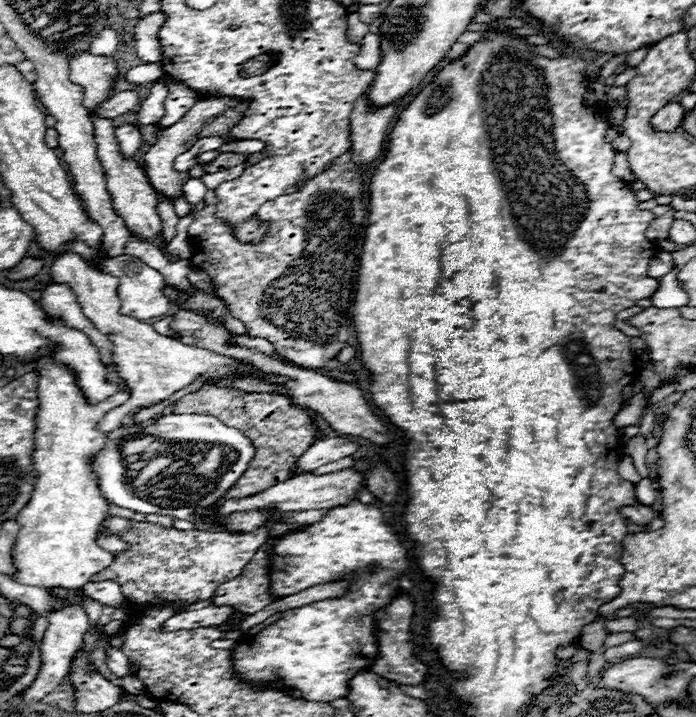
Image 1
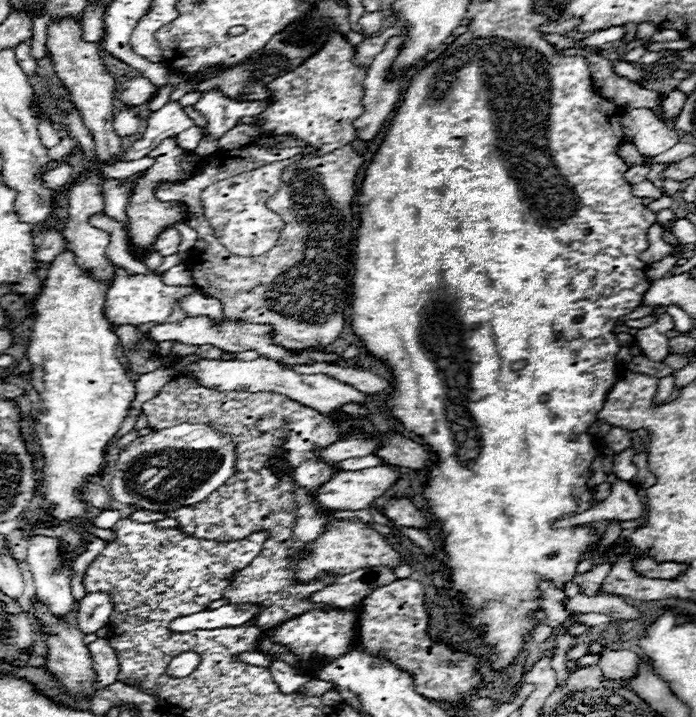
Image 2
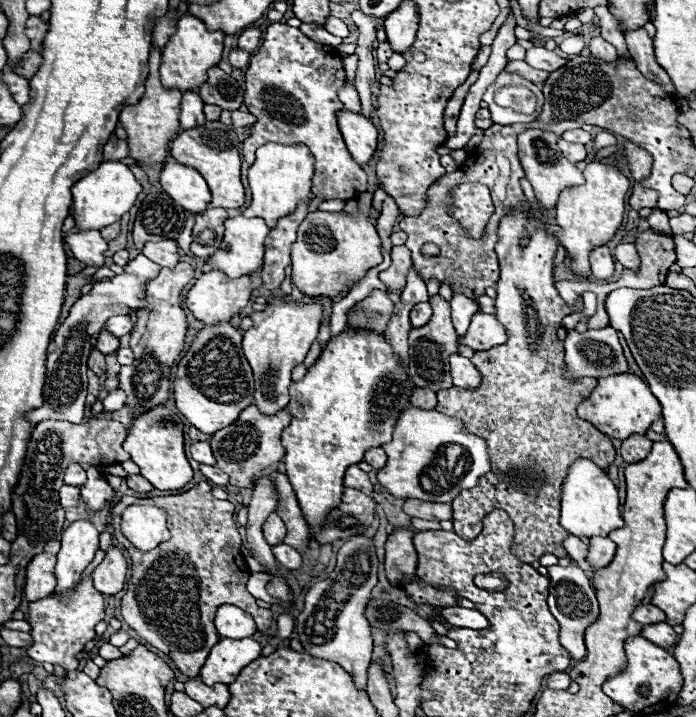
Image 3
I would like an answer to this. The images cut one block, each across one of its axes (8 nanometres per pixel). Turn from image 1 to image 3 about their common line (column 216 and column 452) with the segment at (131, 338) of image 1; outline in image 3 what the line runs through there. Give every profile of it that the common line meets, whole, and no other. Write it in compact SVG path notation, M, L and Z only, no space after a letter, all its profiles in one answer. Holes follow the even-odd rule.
M452 354L450 356L450 374L454 378L454 386L460 386L464 390L474 390L480 386L480 372L476 370L476 366L460 356L460 354Z

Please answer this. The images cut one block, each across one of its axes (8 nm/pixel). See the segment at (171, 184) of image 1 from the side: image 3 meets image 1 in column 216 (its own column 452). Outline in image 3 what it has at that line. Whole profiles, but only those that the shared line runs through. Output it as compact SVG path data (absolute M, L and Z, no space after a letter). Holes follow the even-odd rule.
M472 70L470 76L466 78L466 82L456 88L456 92L452 94L452 98L448 100L448 106L444 110L444 128L448 132L448 136L454 136L456 134L456 120L458 120L458 114L460 114L460 108L462 108L462 102L464 102L464 96L468 94L468 88L476 82L478 78L478 72Z

